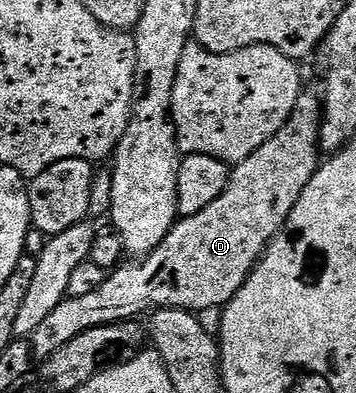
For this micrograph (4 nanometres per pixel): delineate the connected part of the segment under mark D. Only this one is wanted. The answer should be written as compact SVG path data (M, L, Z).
M310 89L300 91L297 105L284 127L230 172L227 188L221 193L221 197L217 197L217 201L205 205L201 213L180 218L152 255L146 256L142 261L131 261L128 267L119 267L115 272L112 270L107 280L97 289L93 289L93 293L85 293L85 297L63 299L61 305L57 305L57 309L53 309L53 313L49 313L49 317L45 317L41 325L37 325L37 329L29 336L34 358L46 361L53 353L57 353L57 349L73 341L73 337L94 327L134 320L142 311L179 308L198 313L211 306L222 308L226 305L242 289L248 275L255 270L256 262L267 244L282 231L305 185L309 185L309 181L319 170L319 130L322 125L323 101L320 92Z

